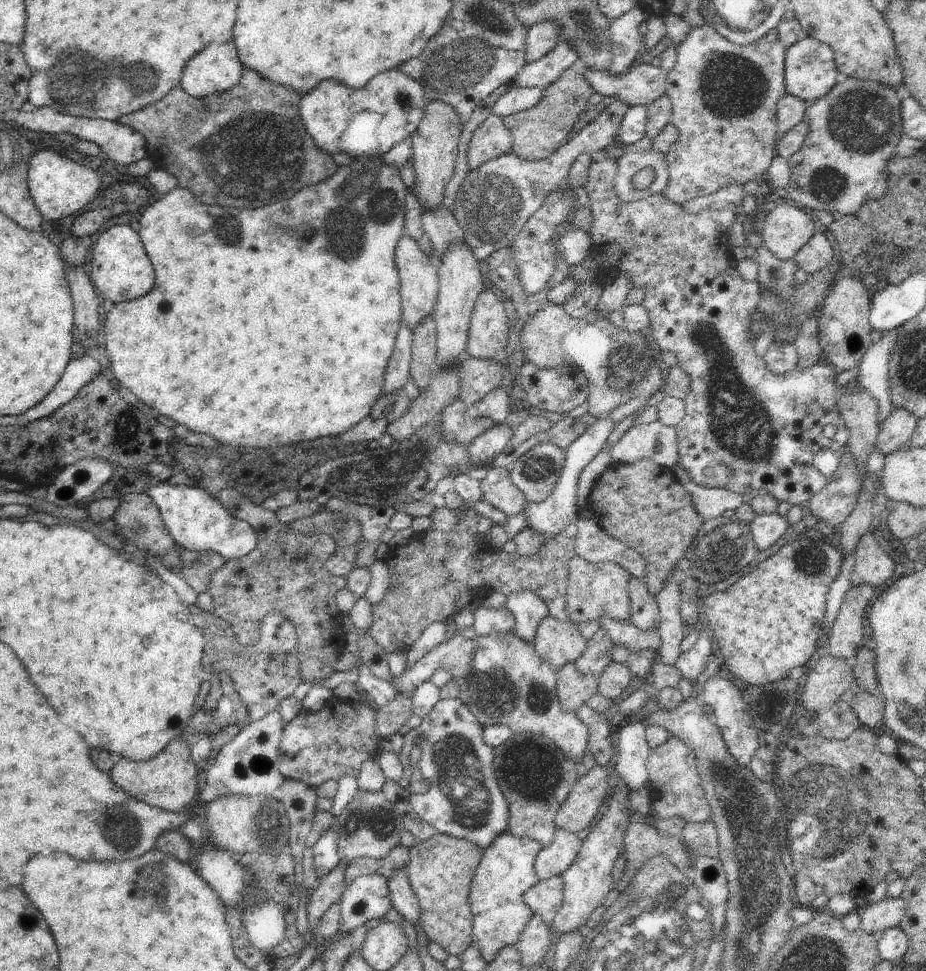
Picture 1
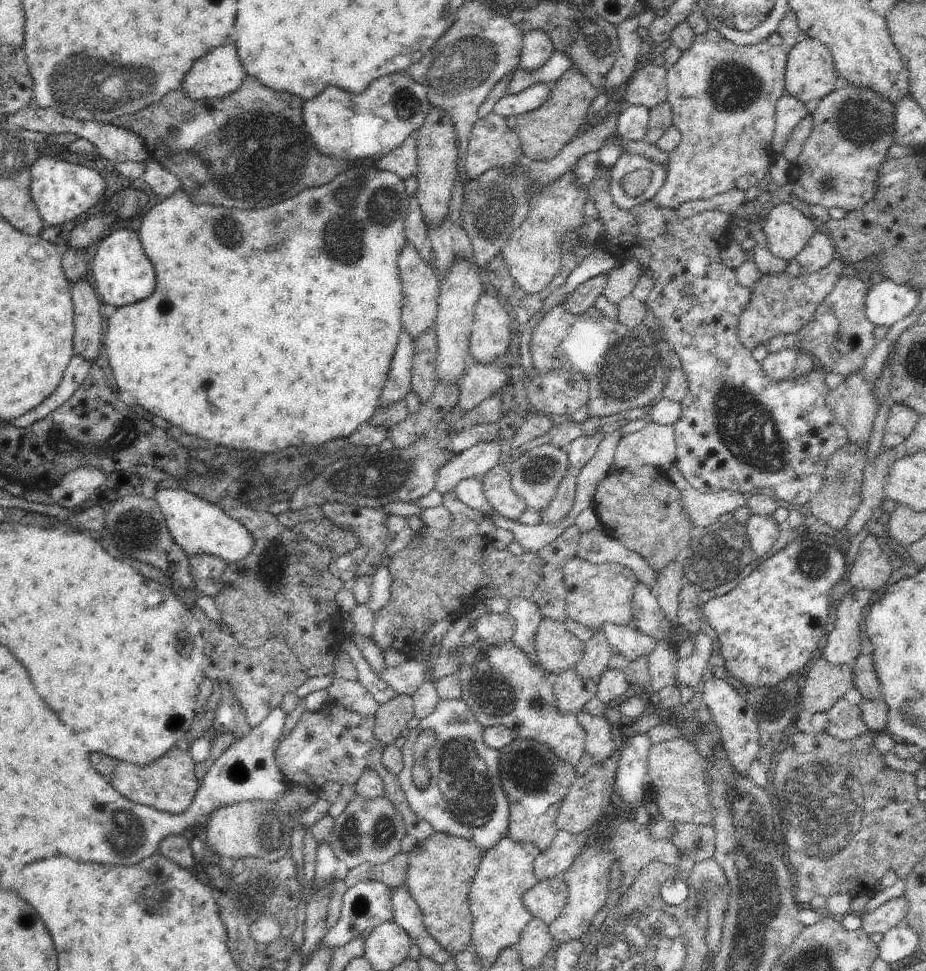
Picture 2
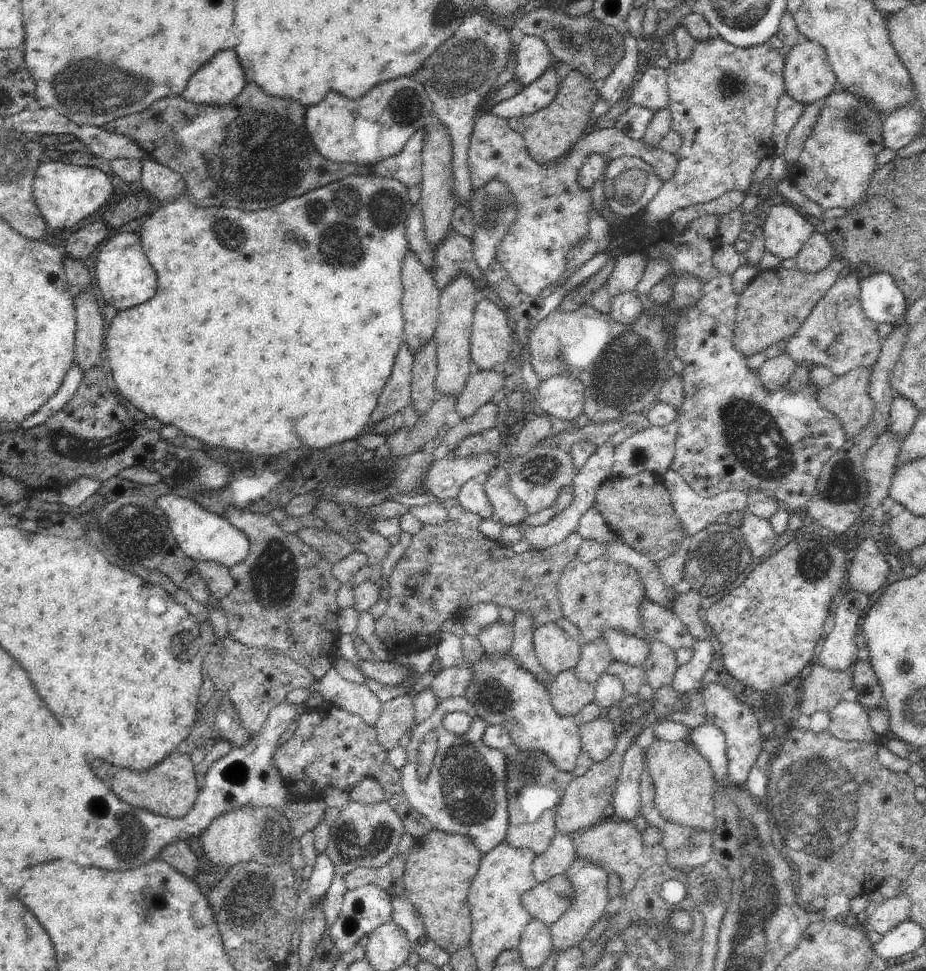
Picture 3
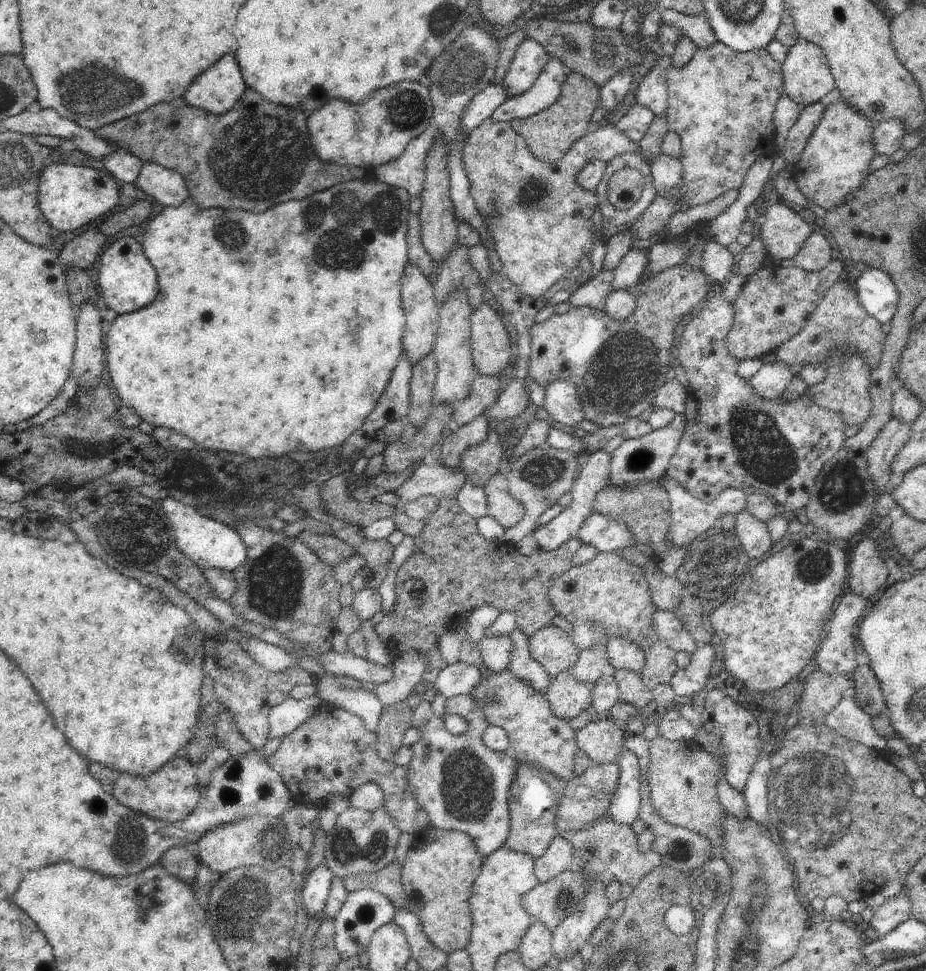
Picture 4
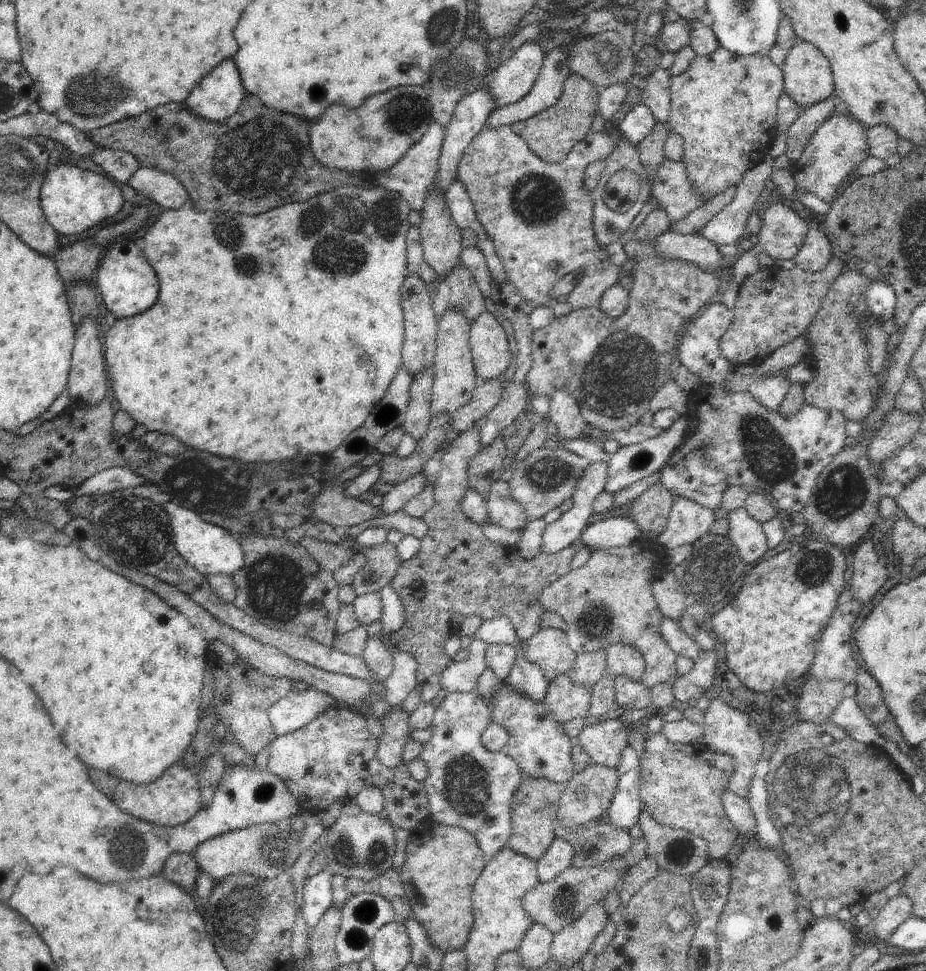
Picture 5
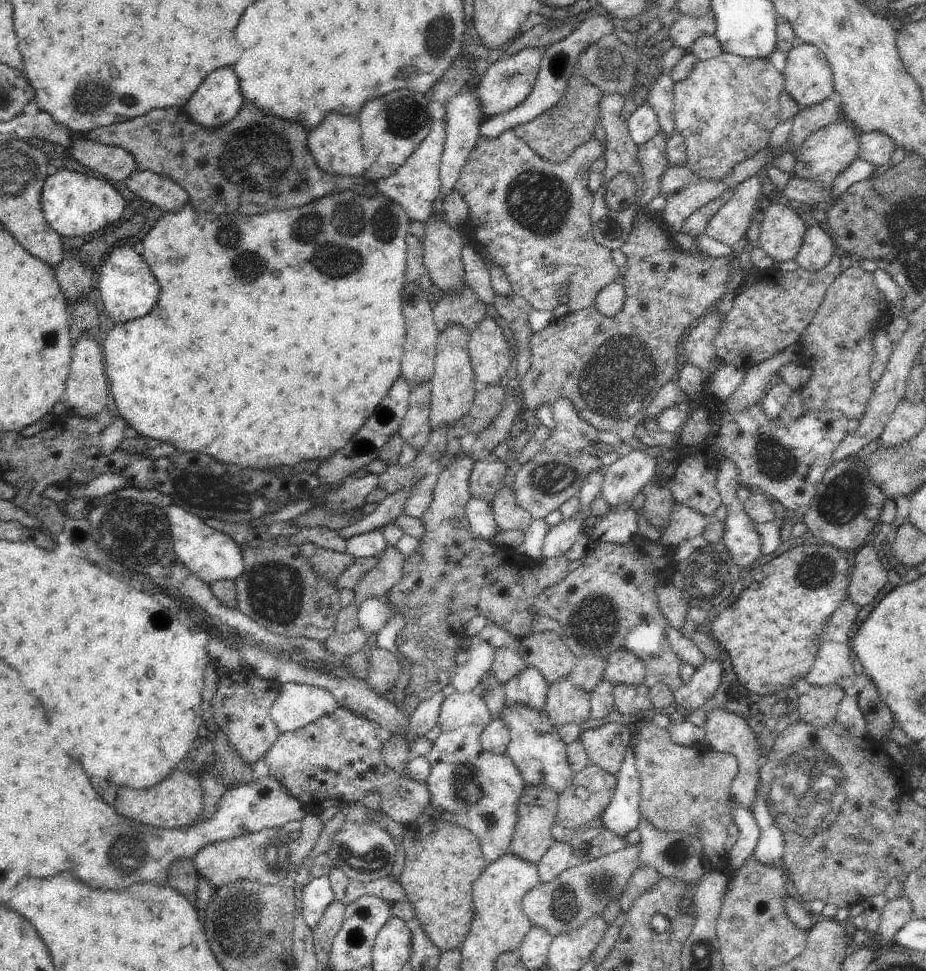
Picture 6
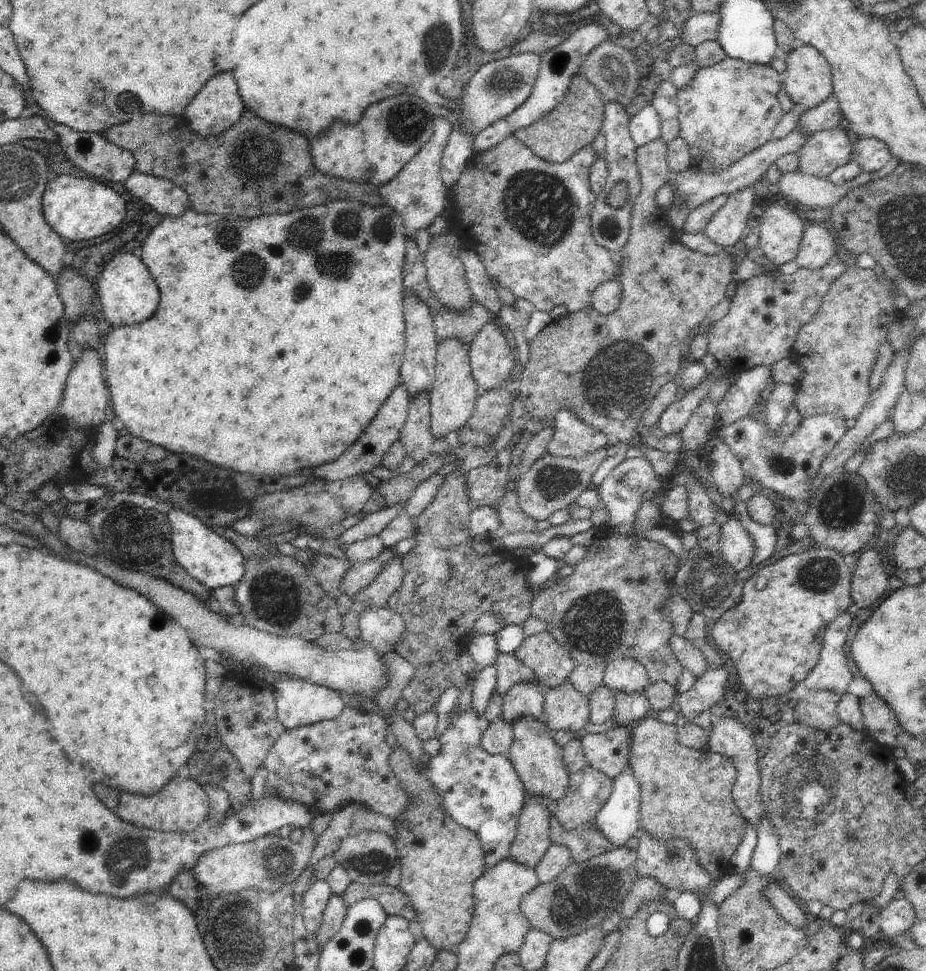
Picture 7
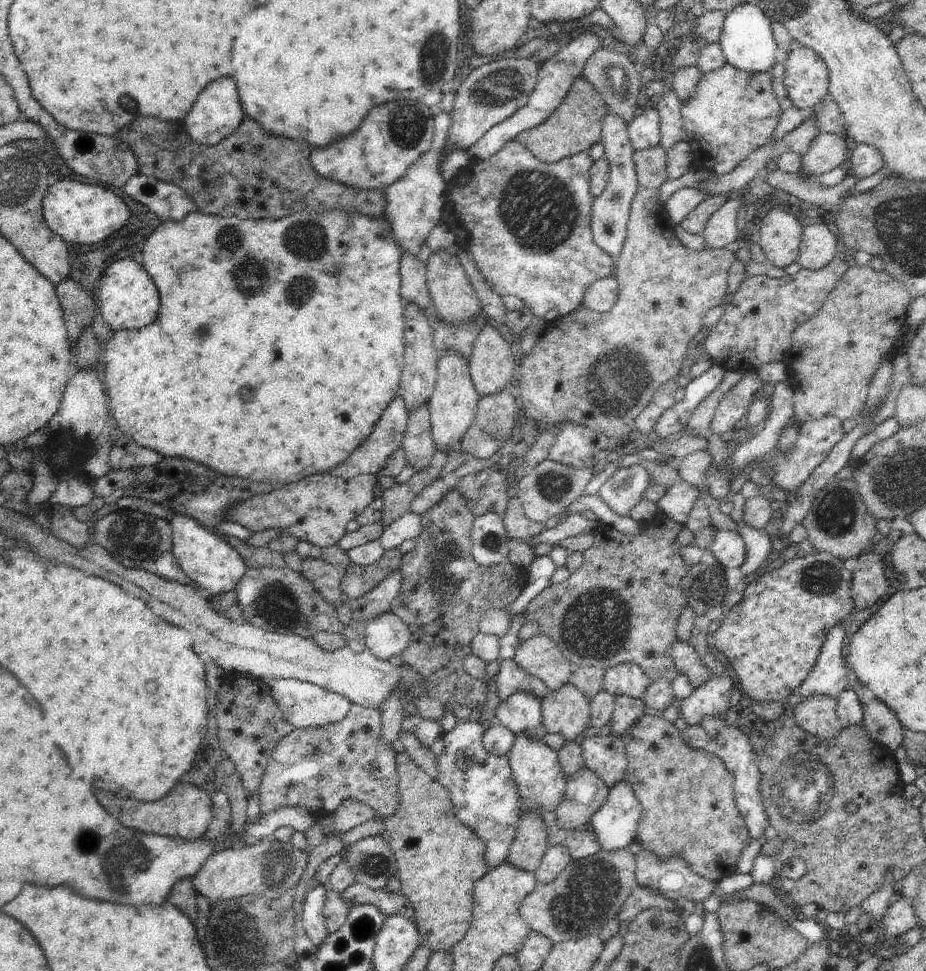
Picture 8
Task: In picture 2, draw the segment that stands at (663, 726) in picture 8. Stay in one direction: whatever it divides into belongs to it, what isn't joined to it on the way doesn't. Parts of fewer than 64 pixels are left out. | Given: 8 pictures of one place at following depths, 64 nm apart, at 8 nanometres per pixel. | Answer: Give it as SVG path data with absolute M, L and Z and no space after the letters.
M682 737L651 745L647 758L647 779L650 791L663 819L675 823L714 826L710 790L707 786L707 762L696 745Z

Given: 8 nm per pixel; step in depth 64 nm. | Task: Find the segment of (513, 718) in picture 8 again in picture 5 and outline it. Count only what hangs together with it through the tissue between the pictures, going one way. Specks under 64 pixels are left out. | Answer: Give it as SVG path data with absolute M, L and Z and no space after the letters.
M517 652L512 671L504 683L534 701L545 701L550 684L544 670L538 664L530 663L522 652Z

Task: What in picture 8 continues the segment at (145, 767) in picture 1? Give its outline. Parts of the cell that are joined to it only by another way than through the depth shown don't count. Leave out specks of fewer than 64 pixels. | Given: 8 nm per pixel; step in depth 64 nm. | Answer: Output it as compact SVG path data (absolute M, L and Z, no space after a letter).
M178 782L170 794L154 802L138 802L126 800L124 812L120 810L120 824L132 830L140 830L146 834L165 836L168 838L182 838L186 842L196 842L202 838L212 820L212 800L210 794L196 787L192 783Z

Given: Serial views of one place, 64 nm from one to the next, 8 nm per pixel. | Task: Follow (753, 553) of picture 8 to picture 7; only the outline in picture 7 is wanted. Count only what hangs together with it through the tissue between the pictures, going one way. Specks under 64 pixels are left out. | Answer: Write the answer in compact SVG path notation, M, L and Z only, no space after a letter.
M737 500L734 511L738 512L736 516L743 523L756 546L751 564L760 564L772 557L778 540L774 526L760 525L751 520L746 514L747 504L744 501Z

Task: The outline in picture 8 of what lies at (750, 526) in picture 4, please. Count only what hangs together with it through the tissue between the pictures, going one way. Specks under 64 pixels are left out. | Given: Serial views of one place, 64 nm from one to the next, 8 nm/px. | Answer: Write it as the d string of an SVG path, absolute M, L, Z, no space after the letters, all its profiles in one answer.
M734 530L717 531L714 542L708 546L707 560L721 566L721 570L740 568L746 560L746 546L741 534Z

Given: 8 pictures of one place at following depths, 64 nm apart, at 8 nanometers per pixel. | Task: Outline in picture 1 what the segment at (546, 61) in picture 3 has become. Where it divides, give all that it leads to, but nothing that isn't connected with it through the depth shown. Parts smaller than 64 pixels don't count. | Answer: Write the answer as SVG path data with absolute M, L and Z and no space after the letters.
M544 20L529 28L526 36L526 64L538 62L546 54L550 54L558 43L560 24L552 20Z

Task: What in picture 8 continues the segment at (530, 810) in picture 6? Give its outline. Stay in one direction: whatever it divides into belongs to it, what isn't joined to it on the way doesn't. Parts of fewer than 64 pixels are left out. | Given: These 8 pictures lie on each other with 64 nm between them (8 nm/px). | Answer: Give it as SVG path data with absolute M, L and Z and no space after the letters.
M538 812L521 814L507 862L518 870L534 873L549 847L547 834L542 814Z

